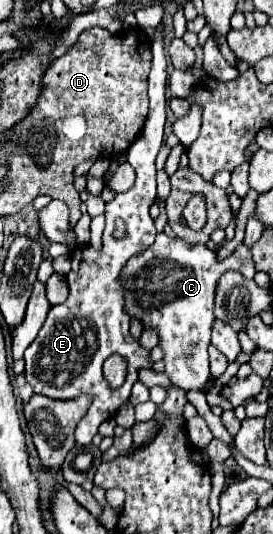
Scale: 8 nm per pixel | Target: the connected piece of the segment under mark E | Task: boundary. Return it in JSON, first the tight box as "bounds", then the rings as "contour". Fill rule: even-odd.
{"bounds":[24,26,168,444],"contour":[[[162,26],[156,28],[150,48],[152,48],[152,68],[148,78],[150,110],[148,110],[142,136],[128,150],[128,162],[136,170],[136,182],[128,192],[116,194],[114,200],[106,204],[106,228],[102,234],[102,248],[96,250],[90,244],[84,244],[70,254],[72,270],[66,274],[70,294],[66,302],[50,308],[48,318],[44,326],[40,328],[36,340],[24,352],[24,362],[26,362],[24,376],[28,384],[34,388],[34,394],[44,394],[56,400],[68,400],[80,394],[92,396],[90,410],[84,414],[84,418],[78,422],[74,430],[78,444],[90,444],[94,434],[98,432],[98,426],[104,420],[112,418],[118,412],[118,408],[130,398],[130,390],[134,382],[138,380],[138,370],[154,366],[154,362],[150,360],[150,350],[142,348],[140,342],[130,336],[130,330],[128,330],[130,316],[124,310],[124,292],[120,282],[120,272],[126,266],[126,262],[132,256],[148,250],[154,244],[158,234],[154,228],[154,220],[148,214],[148,208],[156,200],[154,160],[162,146],[162,138],[164,138],[162,134],[164,134],[164,122],[166,122],[164,90],[168,80],[168,70],[166,70],[168,64],[166,64],[166,54],[162,46]],[[116,218],[122,218],[126,222],[128,236],[124,240],[112,238]],[[110,354],[122,354],[128,360],[128,376],[120,388],[110,388],[104,376],[92,378],[92,374],[102,374],[102,364]]]}

